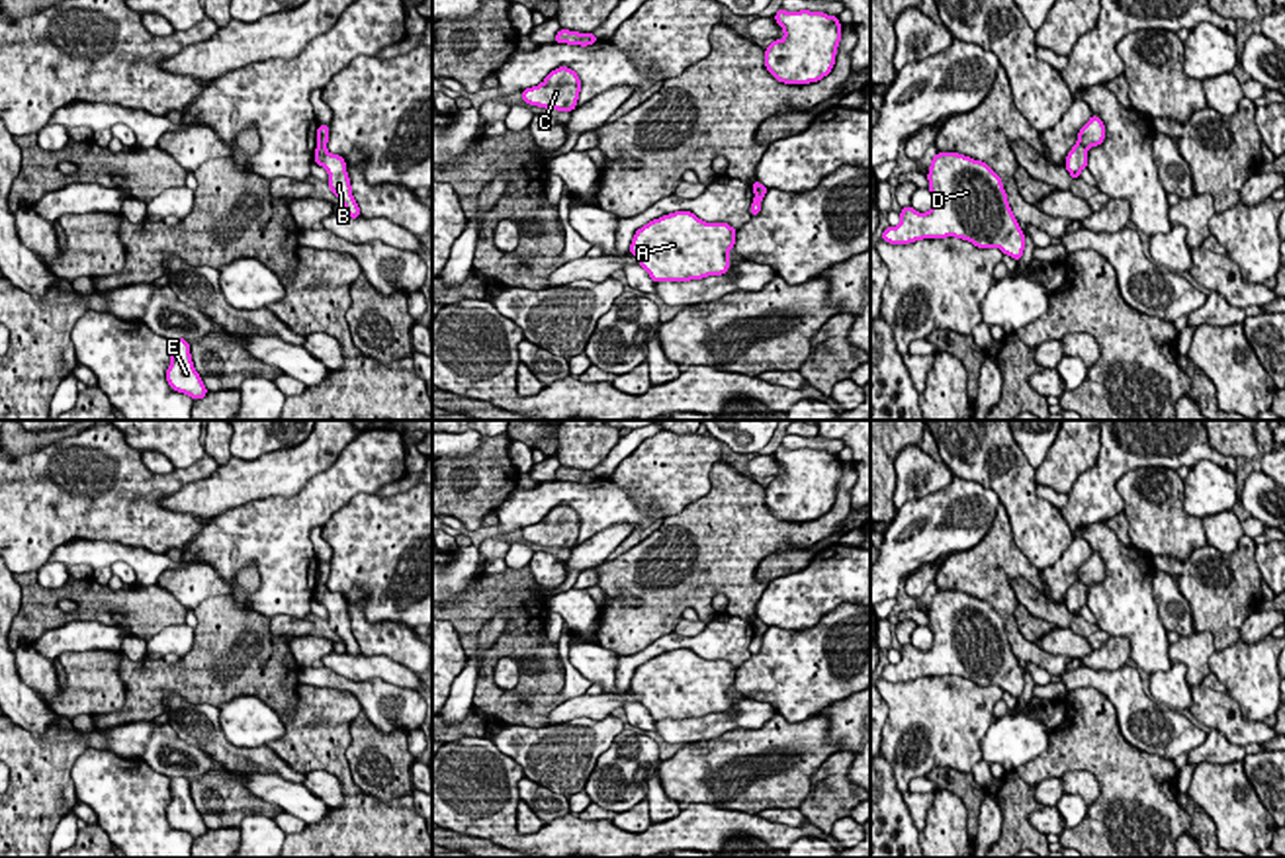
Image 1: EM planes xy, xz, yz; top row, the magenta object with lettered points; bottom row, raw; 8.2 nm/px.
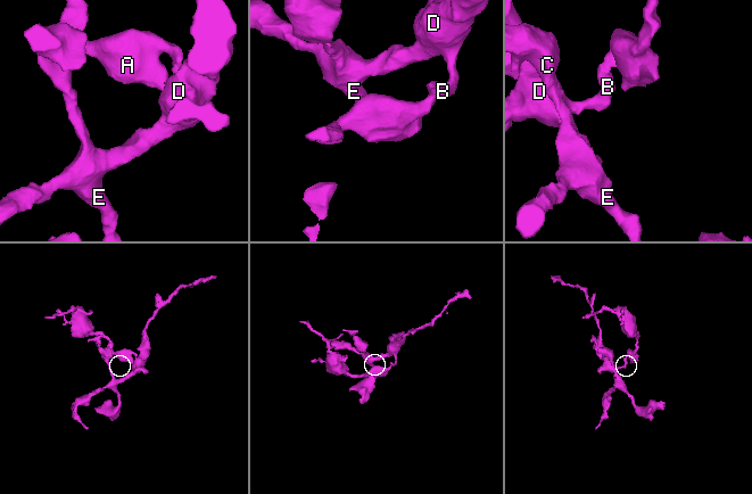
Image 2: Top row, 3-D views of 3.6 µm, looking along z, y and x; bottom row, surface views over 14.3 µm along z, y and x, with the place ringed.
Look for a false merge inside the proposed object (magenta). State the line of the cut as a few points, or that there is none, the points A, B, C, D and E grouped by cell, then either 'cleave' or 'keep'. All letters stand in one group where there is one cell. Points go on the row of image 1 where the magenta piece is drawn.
cut in xy along (317, 145), (325, 147); A / B C D E; cleave

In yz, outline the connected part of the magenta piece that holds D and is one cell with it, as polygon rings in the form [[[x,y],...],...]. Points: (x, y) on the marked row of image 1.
[[[937,152],[927,180],[933,207],[927,213],[902,207],[900,225],[884,229],[882,240],[909,244],[954,236],[978,248],[996,246],[1021,260],[1025,233],[1013,217],[1001,178],[990,164],[958,152]]]

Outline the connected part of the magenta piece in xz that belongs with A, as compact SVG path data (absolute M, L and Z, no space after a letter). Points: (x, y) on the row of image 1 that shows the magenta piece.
M675 211L638 229L630 254L640 258L655 283L722 276L730 268L735 233L728 223L706 223L690 211Z

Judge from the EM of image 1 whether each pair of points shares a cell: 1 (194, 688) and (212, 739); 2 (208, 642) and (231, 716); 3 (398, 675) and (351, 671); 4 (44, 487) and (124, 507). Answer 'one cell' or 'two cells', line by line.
1: two cells
2: two cells
3: one cell
4: one cell

